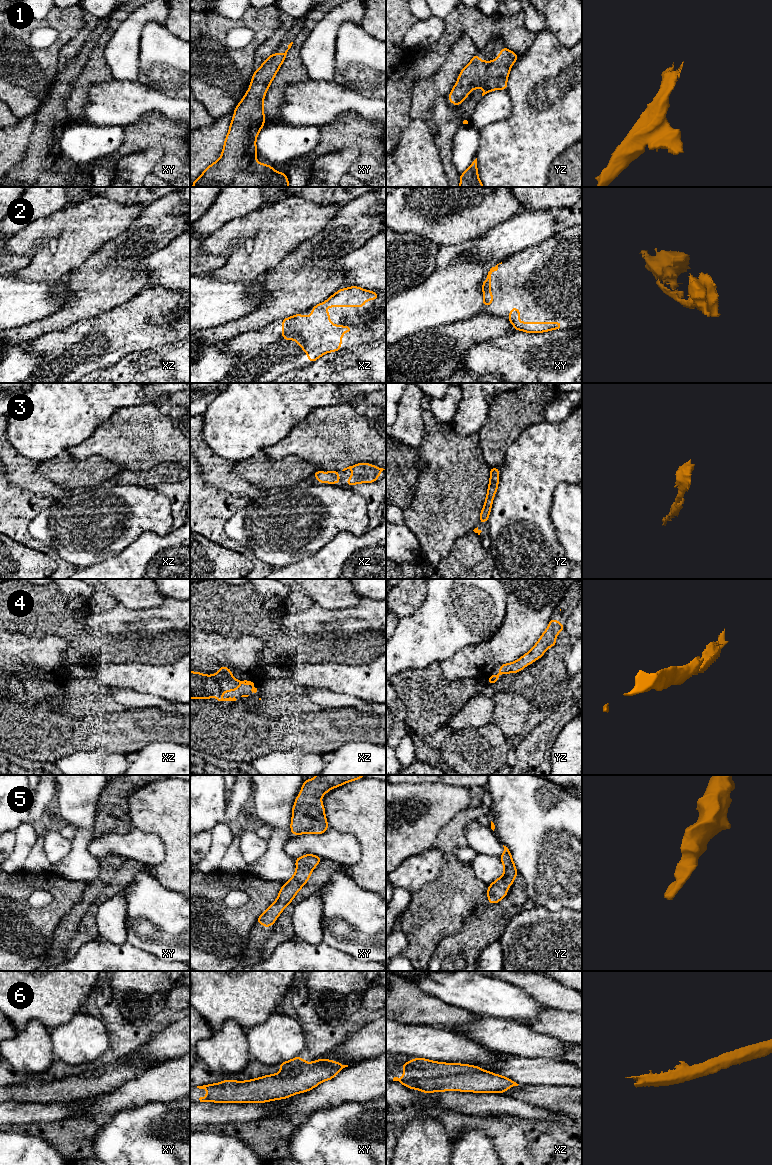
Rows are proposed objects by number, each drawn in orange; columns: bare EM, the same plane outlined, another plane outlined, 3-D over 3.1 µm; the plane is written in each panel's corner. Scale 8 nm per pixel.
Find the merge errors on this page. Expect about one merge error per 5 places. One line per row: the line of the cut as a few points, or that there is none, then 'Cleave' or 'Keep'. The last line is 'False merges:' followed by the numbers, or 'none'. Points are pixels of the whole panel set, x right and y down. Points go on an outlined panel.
1: No split. Keep
2: No split. Keep
3: No split. Keep
4: No split. Keep
5: No split. Keep
6: No split. Keep
False merges: none

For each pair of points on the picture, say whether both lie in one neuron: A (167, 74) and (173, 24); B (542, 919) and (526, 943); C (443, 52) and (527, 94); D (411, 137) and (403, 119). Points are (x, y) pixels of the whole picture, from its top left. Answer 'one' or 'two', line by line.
A: two
B: one
C: two
D: two

